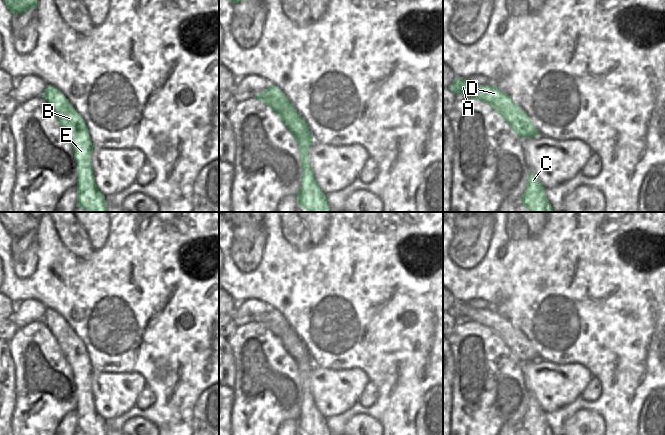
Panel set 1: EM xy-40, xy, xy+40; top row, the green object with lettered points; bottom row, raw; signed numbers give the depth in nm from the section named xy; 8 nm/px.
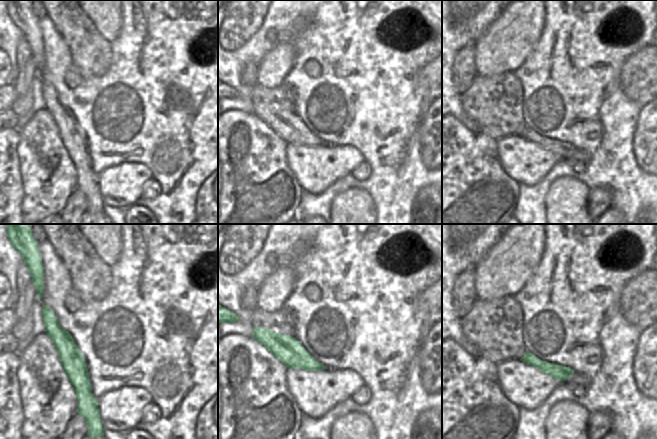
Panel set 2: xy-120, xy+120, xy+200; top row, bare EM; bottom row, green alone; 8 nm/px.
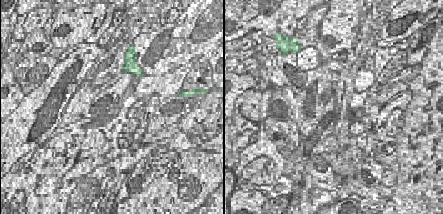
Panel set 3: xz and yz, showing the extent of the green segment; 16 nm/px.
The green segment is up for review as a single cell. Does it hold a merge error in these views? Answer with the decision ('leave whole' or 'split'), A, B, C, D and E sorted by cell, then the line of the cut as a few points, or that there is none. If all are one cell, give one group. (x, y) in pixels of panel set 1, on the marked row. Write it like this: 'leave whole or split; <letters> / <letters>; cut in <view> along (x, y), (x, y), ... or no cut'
split; A D / B C E; cut in xy along (289, 129), (297, 133), (308, 131)

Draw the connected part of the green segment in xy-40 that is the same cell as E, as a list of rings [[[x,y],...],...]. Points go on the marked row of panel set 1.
[[[46,85],[44,94],[47,98],[47,104],[57,116],[57,120],[73,148],[73,154],[77,164],[77,207],[82,207],[86,212],[107,212],[105,196],[95,184],[95,178],[91,168],[93,146],[91,144],[89,130],[83,118],[67,100],[65,95],[56,87]]]

